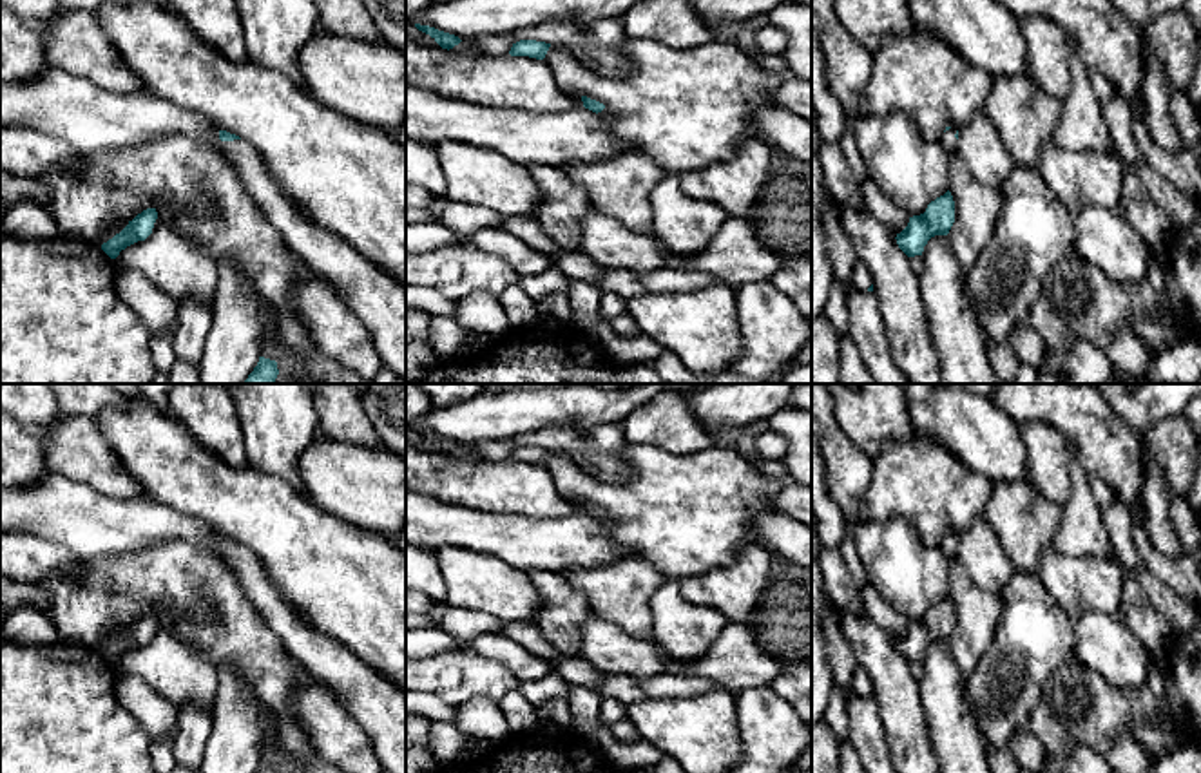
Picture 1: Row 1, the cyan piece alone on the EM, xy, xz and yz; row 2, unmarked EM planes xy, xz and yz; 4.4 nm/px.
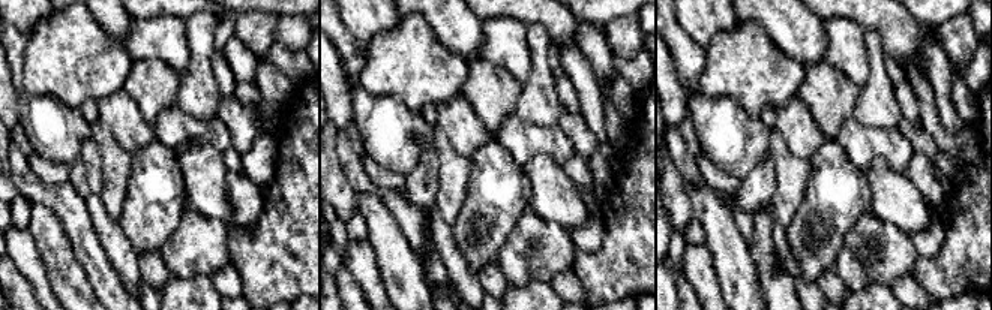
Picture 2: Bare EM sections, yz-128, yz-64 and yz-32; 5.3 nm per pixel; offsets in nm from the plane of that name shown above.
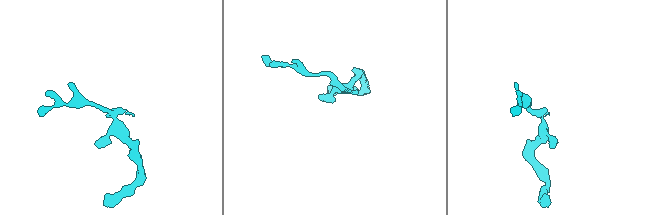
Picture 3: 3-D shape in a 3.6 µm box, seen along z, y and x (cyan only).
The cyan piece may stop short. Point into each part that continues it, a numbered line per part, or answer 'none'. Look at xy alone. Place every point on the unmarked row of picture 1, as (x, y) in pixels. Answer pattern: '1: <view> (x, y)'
1: xy (375, 703)

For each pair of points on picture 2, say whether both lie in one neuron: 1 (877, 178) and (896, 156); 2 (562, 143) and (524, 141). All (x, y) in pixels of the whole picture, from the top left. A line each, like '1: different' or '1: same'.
1: different
2: same

